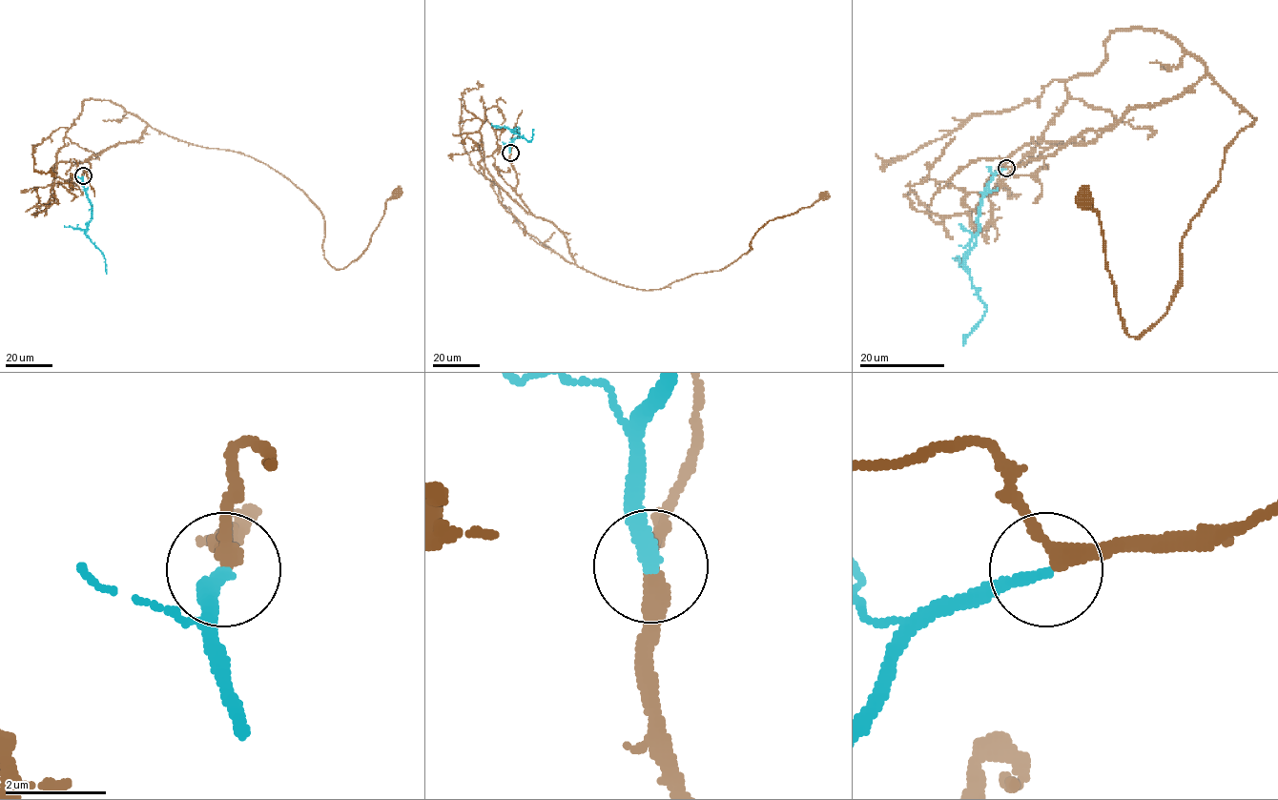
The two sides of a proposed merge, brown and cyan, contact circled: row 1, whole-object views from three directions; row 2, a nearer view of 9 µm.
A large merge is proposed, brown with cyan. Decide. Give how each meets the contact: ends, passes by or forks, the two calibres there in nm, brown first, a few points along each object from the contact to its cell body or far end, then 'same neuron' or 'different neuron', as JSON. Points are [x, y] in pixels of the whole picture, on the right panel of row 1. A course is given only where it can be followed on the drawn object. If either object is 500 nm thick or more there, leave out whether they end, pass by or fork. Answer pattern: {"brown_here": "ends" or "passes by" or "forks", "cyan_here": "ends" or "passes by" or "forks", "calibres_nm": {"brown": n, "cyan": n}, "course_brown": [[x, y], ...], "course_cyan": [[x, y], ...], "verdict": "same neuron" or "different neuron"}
{"brown_here": "passes by", "cyan_here": "ends", "calibres_nm": {"brown": 320, "cyan": 240}, "course_brown": [[1006, 168], [1208, 74], [1256, 119], [1226, 148], [1183, 237], [1171, 305], [1140, 336], [1124, 328], [1087, 199]], "course_cyan": [[1006, 168], [995, 174], [987, 187], [977, 244], [964, 257], [986, 311], [964, 338], [963, 344]], "verdict": "same neuron"}

